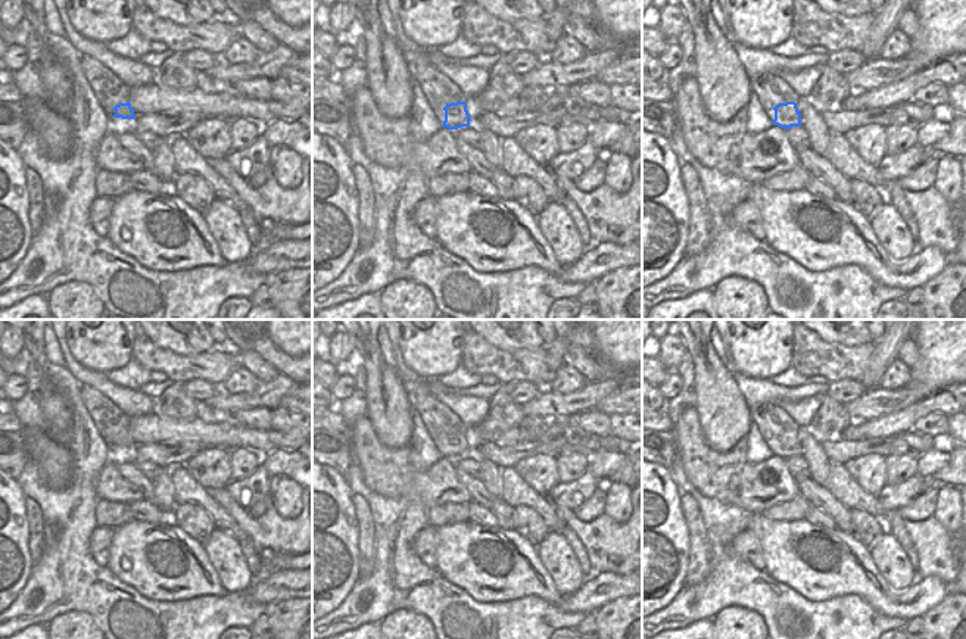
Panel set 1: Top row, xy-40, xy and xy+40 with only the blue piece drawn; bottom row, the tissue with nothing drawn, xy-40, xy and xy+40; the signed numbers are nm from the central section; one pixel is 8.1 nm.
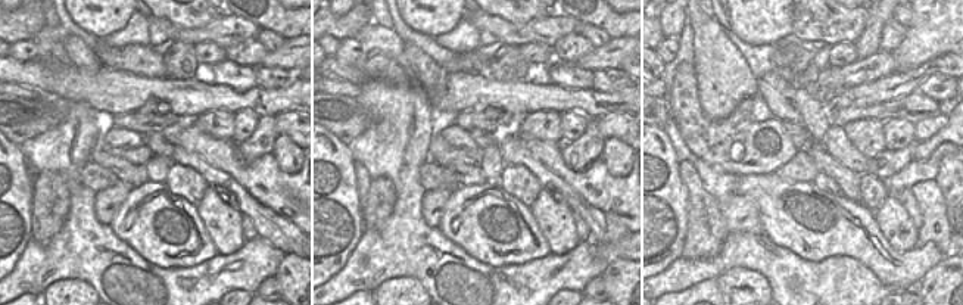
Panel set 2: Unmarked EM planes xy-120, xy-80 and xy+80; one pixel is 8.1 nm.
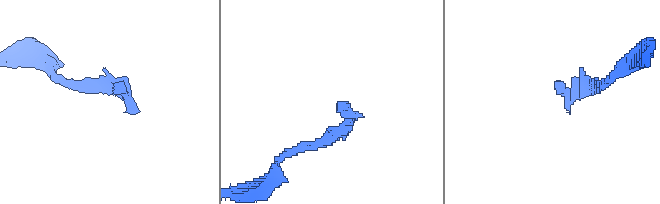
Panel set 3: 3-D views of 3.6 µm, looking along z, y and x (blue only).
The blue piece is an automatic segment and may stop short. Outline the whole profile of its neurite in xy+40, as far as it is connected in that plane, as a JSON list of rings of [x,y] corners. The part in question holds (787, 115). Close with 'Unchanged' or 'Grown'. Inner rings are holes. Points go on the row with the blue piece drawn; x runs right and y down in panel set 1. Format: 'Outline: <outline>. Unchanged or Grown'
Outline: [[[795,102],[779,103],[773,107],[775,119],[773,125],[778,125],[785,130],[785,135],[792,146],[792,149],[798,153],[805,149],[811,149],[808,141],[808,134],[801,125],[801,113],[797,107]]]. Grown

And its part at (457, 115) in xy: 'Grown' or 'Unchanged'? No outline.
Grown

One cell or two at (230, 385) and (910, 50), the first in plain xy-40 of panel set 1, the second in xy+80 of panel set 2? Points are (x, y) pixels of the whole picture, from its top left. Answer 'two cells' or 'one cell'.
two cells

